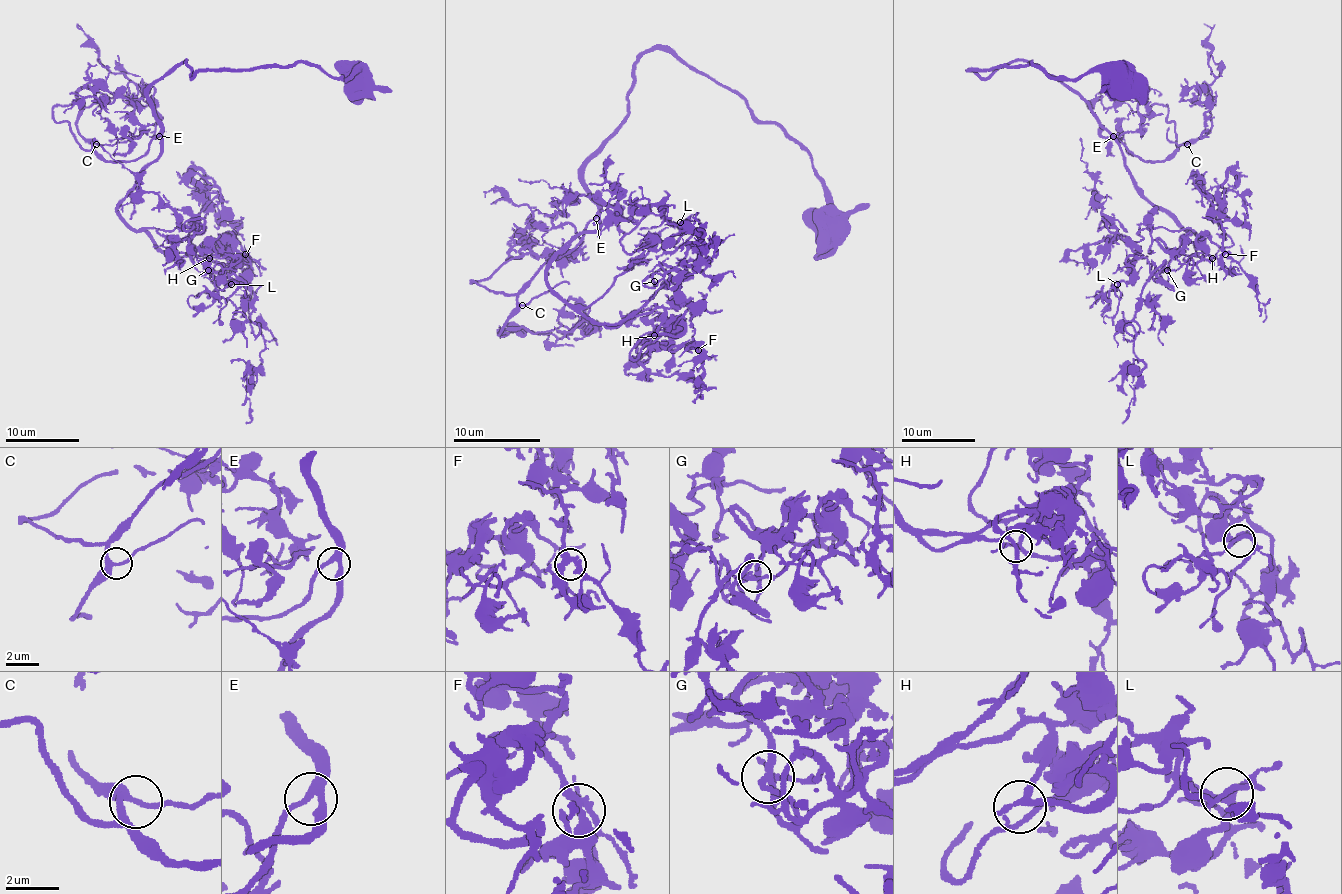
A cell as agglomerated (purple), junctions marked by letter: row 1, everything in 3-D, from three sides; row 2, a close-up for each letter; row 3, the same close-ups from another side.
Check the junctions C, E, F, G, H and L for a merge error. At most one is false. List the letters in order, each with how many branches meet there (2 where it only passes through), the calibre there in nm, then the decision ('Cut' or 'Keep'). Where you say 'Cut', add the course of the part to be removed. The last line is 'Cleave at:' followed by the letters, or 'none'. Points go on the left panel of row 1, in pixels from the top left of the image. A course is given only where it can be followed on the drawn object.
C: Branches: 3. Thickness 240 nm. Keep
E: Branches: 3. Thickness 240 nm. Keep
F: Branches: 3. Thickness 300 nm. Keep
G: Branches: 3. Thickness 240 nm. Keep
H: Branches: 3. Thickness 200 nm. Keep
L: Branches: 3. Thickness 220 nm. Keep
Cleave at: none

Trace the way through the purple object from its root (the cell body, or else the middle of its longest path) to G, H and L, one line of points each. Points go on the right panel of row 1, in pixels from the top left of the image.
G: (1113, 81), (969, 68), (1032, 61), (1087, 103), (1135, 186), (1205, 253), (1157, 240), (1166, 269)
H: (1113, 81), (1054, 79), (1032, 63), (969, 68), (989, 77), (1032, 61), (1072, 88), (1135, 186), (1212, 258)
L: (1113, 81), (969, 68), (1032, 61), (1072, 88), (1205, 253), (1133, 258), (1117, 284)

